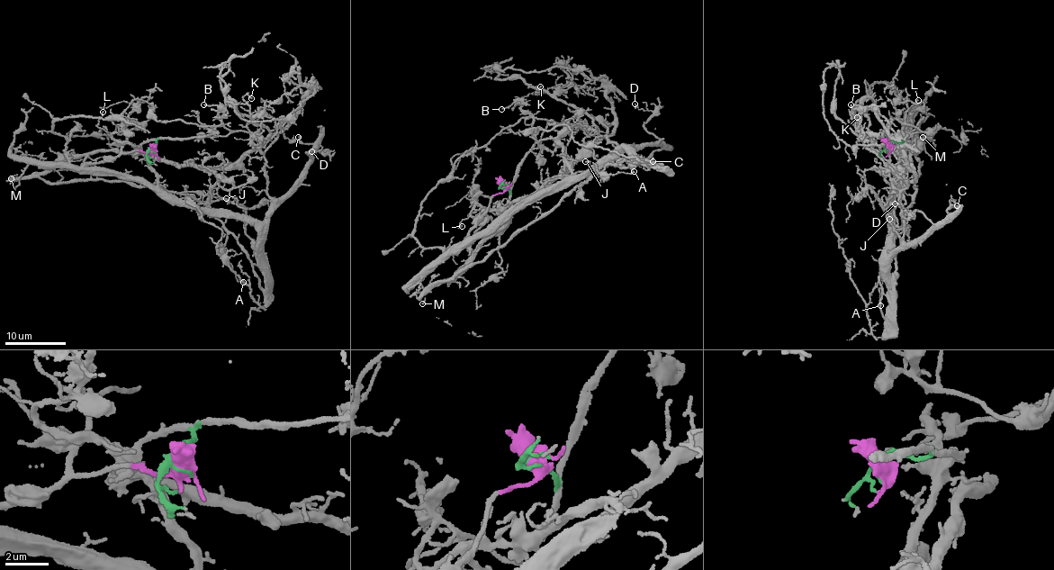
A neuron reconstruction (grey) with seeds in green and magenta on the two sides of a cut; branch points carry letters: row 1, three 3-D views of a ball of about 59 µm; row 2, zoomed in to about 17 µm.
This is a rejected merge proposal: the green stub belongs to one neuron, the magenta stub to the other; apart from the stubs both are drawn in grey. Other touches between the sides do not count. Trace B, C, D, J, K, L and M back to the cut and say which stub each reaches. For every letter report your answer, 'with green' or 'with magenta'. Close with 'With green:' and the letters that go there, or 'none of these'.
B: with green
C: with green
D: with green
J: with magenta
K: with magenta
L: with green
M: with magenta
With green: B, C, D, L

